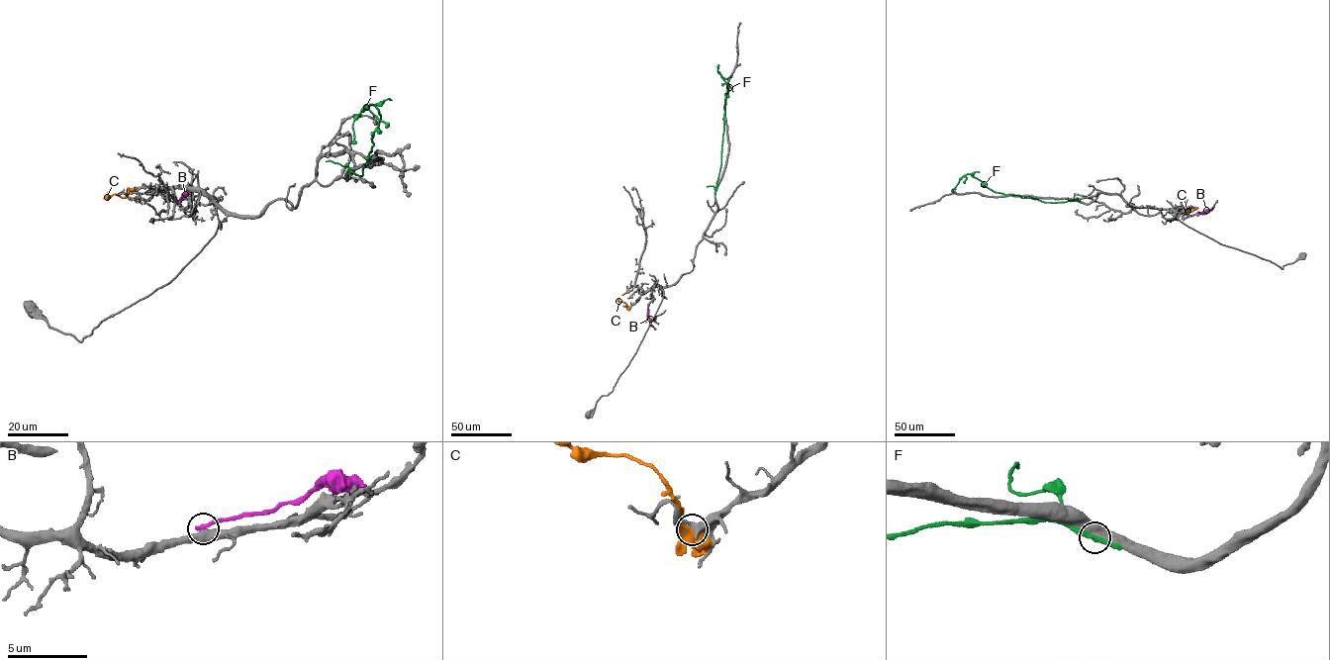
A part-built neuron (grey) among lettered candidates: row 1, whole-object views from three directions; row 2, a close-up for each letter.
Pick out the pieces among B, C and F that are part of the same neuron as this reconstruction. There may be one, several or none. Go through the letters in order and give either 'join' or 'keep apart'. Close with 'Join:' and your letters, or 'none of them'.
B: keep apart
C: keep apart
F: keep apart
Join: none of them

